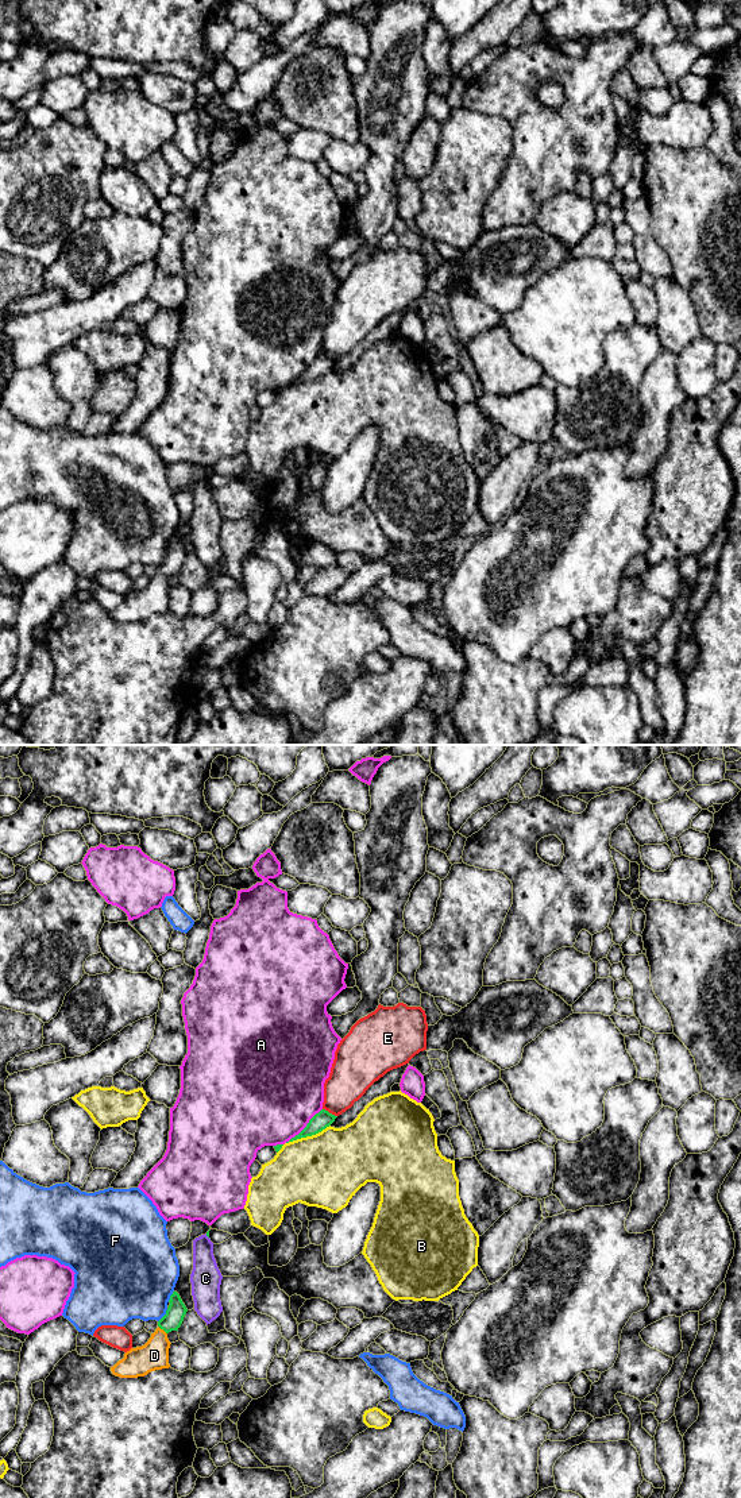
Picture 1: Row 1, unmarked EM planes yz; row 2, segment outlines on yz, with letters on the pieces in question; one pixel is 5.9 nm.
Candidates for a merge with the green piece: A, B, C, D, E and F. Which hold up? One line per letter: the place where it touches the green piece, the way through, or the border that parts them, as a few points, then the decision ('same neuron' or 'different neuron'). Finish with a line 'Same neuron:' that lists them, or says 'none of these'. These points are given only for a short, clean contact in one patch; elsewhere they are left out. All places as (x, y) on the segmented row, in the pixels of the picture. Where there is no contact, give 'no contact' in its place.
A: yz (305, 1127) | different neuron
B: yz (308, 1135) | different neuron
C: yz (207, 1235) | different neuron
D: yz (162, 1328) | across yz (176, 1312), (162, 1328), (154, 1355) | same neuron
E: yz (328, 1112) | different neuron
F: yz (165, 1315) | different neuron
Same neuron: D

